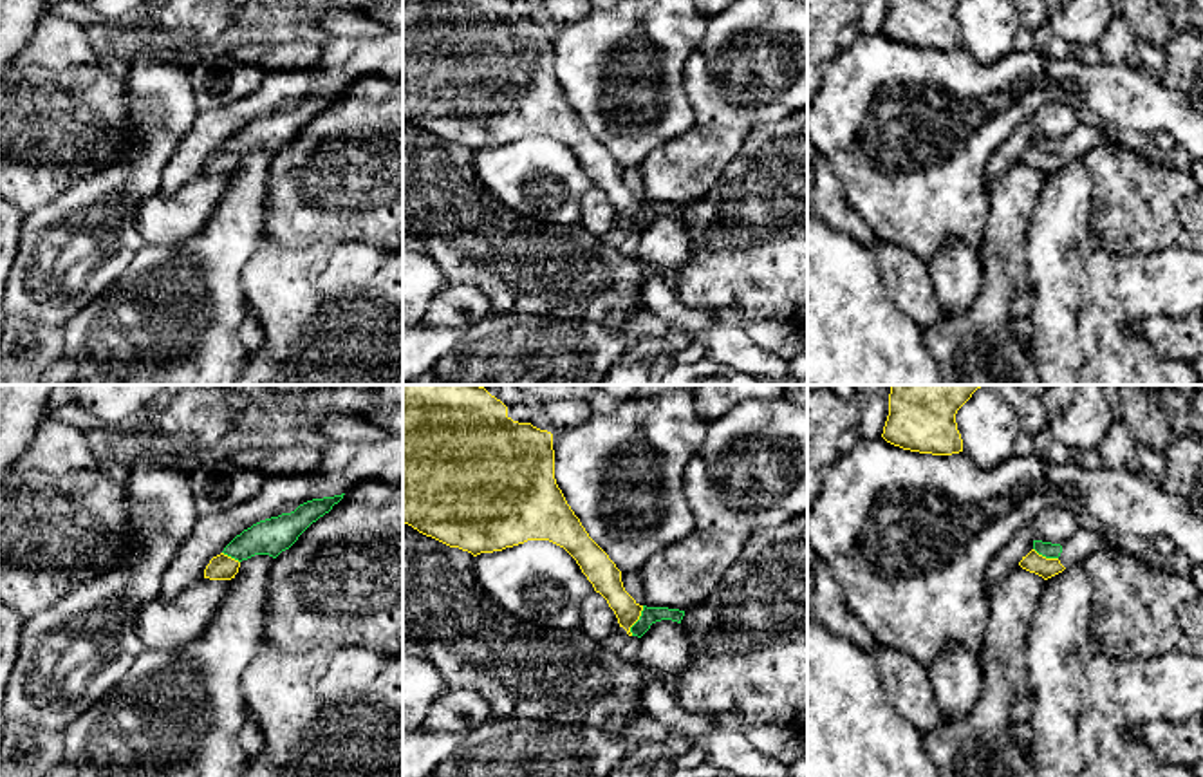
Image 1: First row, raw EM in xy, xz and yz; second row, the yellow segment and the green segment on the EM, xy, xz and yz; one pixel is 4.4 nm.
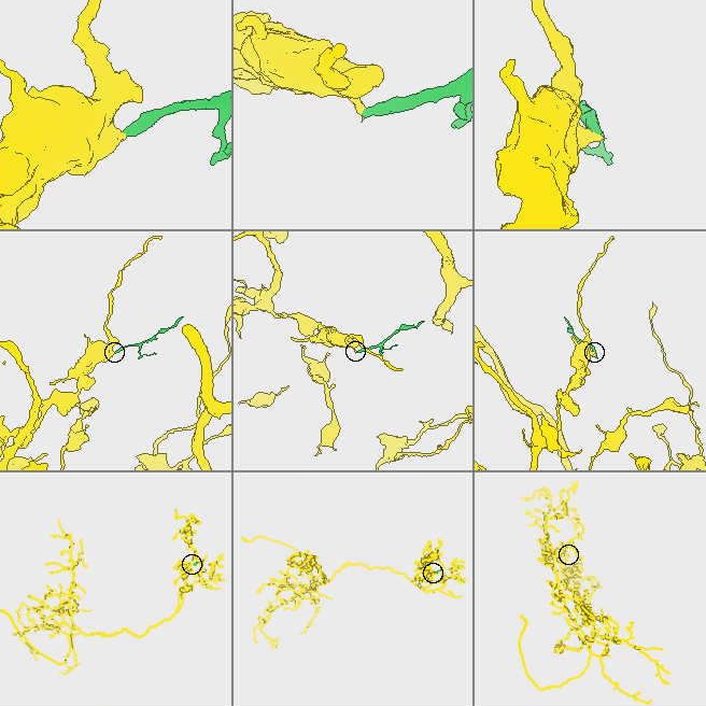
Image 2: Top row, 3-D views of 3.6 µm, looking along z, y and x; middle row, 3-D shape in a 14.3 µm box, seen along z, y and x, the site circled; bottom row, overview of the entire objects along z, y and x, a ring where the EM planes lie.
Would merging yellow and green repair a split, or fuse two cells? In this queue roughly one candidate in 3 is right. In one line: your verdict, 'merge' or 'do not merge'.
do not merge

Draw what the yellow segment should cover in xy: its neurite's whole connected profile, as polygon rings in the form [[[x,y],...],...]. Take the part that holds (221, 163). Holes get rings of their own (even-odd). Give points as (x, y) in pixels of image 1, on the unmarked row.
[[[220,148],[210,155],[204,164],[204,173],[210,175],[231,175],[238,168],[240,157]]]

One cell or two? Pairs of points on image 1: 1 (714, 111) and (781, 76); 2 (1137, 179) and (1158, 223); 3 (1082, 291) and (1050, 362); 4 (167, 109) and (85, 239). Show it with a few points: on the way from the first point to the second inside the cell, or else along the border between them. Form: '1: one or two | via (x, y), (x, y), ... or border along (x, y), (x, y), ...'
1: one | via (730, 94), (748, 76), (764, 76)
2: one | via (1137, 190), (1137, 201), (1147, 212)
3: one | via (1082, 309), (1082, 329), (1068, 344)
4: one | via (145, 156), (76, 215), (47, 223)

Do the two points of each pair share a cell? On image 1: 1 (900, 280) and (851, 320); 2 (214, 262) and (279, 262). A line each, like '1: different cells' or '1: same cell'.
1: different cells
2: different cells

